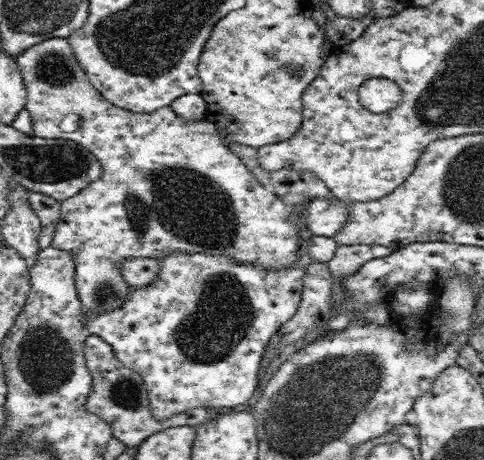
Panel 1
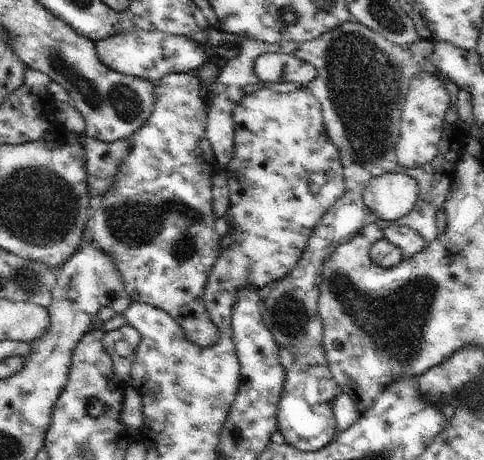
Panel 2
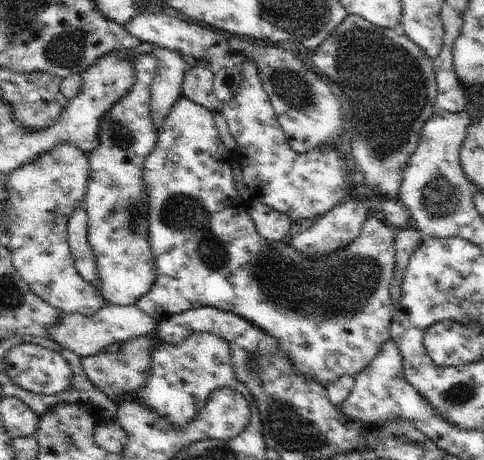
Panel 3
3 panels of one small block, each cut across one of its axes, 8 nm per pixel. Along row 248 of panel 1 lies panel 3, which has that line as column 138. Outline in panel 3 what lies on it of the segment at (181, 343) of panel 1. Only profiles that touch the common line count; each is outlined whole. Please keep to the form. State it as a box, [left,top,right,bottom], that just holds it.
[135,96,397,386]

